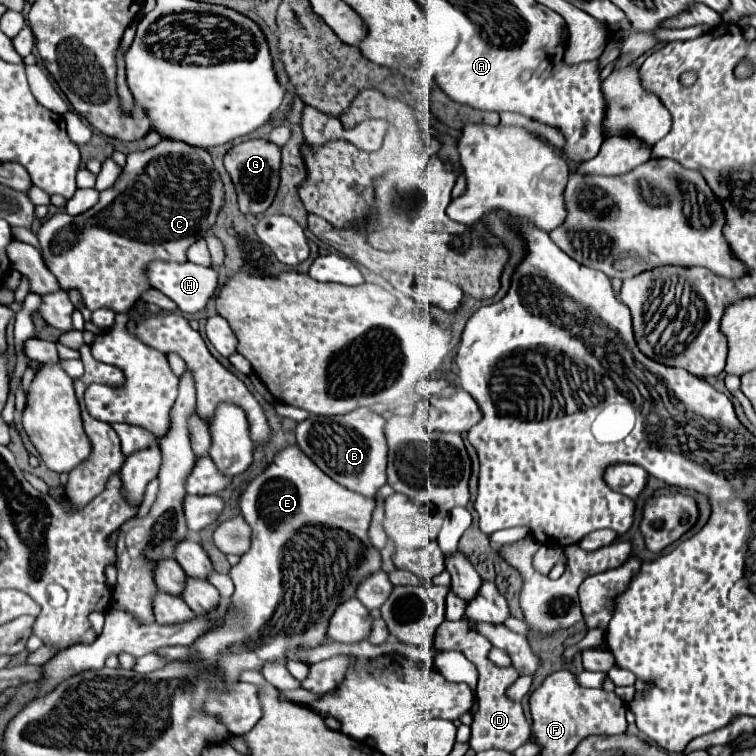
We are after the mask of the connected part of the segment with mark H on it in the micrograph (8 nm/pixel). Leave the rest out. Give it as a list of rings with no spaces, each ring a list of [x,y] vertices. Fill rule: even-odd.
[[[152,261],[146,267],[146,279],[148,285],[164,293],[168,299],[172,299],[182,313],[198,313],[206,307],[208,299],[214,295],[218,287],[218,275],[212,267],[192,265],[192,263],[170,263],[170,261]]]

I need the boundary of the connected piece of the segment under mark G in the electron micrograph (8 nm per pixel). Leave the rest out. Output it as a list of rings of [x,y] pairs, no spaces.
[[[266,139],[244,141],[226,153],[224,165],[236,187],[240,211],[252,213],[252,215],[264,213],[272,205],[274,195],[278,191],[278,183],[280,183],[280,175],[278,175],[280,173],[280,147],[276,147],[274,143],[268,143]]]

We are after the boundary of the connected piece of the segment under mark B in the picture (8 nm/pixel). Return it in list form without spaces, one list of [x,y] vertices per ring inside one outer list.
[[[360,407],[336,417],[310,415],[298,423],[296,441],[298,447],[336,483],[368,499],[376,499],[378,489],[386,483],[388,447],[384,439],[384,423],[384,417],[370,411],[368,407]]]

